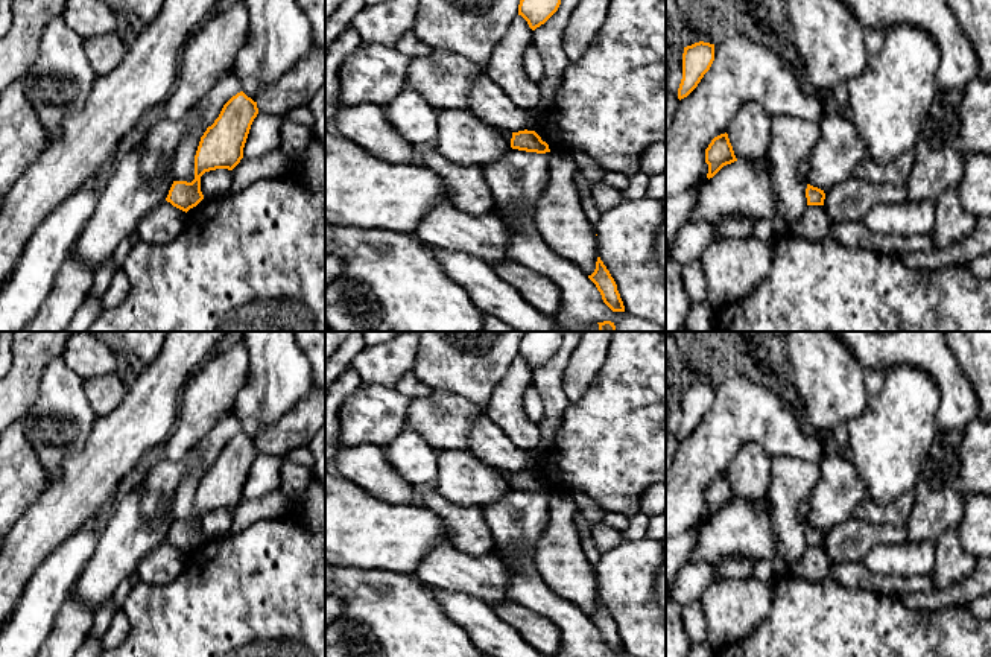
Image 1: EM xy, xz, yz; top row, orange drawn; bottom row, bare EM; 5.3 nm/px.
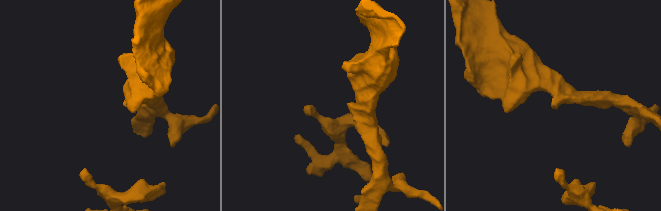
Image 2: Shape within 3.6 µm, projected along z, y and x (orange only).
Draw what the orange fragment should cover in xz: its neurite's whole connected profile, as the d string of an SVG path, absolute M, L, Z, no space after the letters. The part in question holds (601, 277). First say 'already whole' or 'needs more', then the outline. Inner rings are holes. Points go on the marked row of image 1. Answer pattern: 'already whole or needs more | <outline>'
already whole | M597 257L596 269L588 278L596 284L597 290L602 295L603 303L613 310L613 312L625 312L623 301L620 298L620 294L617 290L617 284L614 278L611 277L609 271Z

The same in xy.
already whole | M243 91L233 96L201 137L195 155L195 179L192 182L173 181L166 201L185 213L196 207L204 199L201 176L216 169L233 170L240 163L257 114L257 102Z

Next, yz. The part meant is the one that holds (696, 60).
already whole | M695 43L684 47L682 53L682 79L678 88L678 99L687 97L710 70L714 61L714 44Z

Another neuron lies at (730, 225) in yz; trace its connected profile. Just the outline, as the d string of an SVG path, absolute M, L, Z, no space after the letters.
M723 214L714 222L716 240L728 237L752 237L752 219L740 214Z

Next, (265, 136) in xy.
M258 113L251 125L251 129L243 148L243 157L257 158L280 149L281 123L283 123L281 117L277 117L268 113Z

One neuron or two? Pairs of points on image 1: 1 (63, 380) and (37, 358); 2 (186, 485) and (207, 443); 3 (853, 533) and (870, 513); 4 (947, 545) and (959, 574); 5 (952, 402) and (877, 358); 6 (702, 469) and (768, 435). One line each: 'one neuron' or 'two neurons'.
1: two neurons
2: one neuron
3: two neurons
4: one neuron
5: one neuron
6: one neuron

